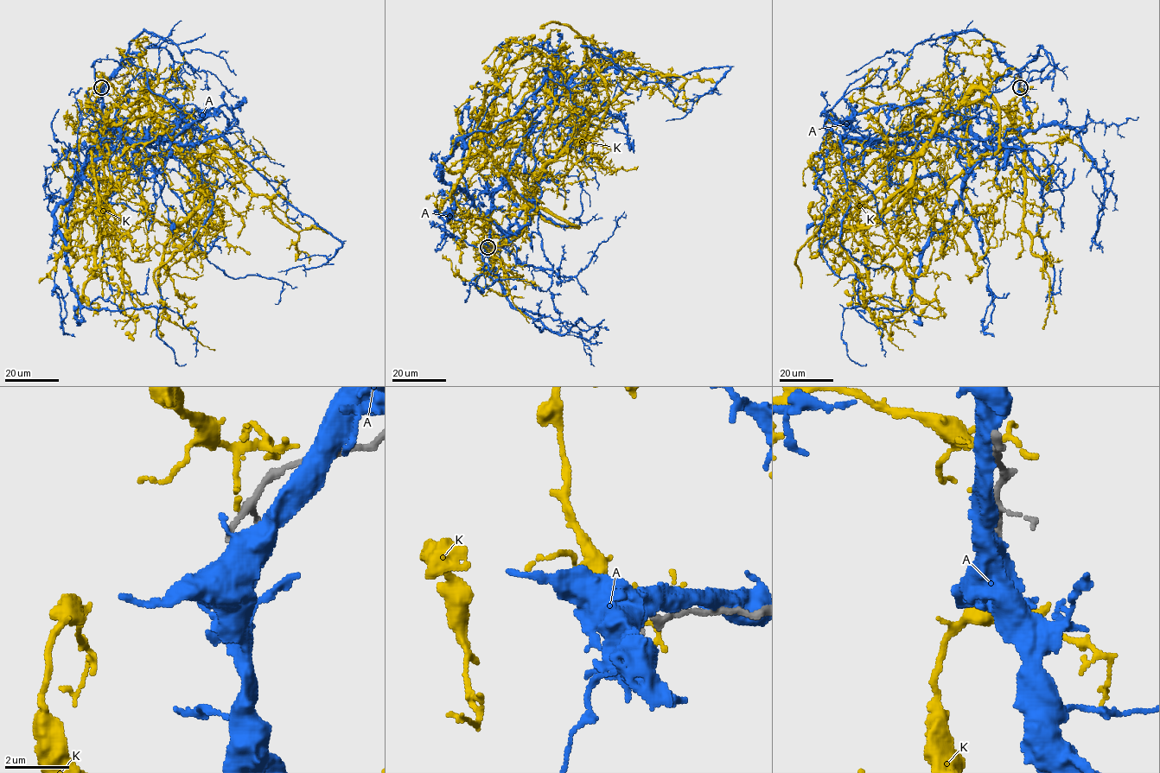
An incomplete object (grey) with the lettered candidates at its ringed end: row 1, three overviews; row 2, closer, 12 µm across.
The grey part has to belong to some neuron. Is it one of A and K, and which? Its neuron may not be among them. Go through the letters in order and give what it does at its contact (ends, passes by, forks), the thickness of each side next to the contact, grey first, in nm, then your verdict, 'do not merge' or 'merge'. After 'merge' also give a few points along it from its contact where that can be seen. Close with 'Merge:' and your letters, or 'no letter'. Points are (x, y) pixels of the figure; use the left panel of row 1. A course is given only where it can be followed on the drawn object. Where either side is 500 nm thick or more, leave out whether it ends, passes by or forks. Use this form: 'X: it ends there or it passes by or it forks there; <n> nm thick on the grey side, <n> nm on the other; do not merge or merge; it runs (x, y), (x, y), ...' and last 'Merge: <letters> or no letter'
A: 200 nm thick on the grey side, 600 nm on the other; do not merge
K: it ends there; 240 nm thick on the grey side, 130 nm on the other; do not merge
Merge: no letter

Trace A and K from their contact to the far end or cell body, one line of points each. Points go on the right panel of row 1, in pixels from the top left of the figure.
A: (1020, 88), (1029, 125), (997, 146), (956, 129), (841, 136), (840, 243), (894, 271)
K: (1020, 85), (968, 92), (997, 103), (997, 150), (923, 204), (959, 232), (990, 209), (997, 243), (976, 262)

